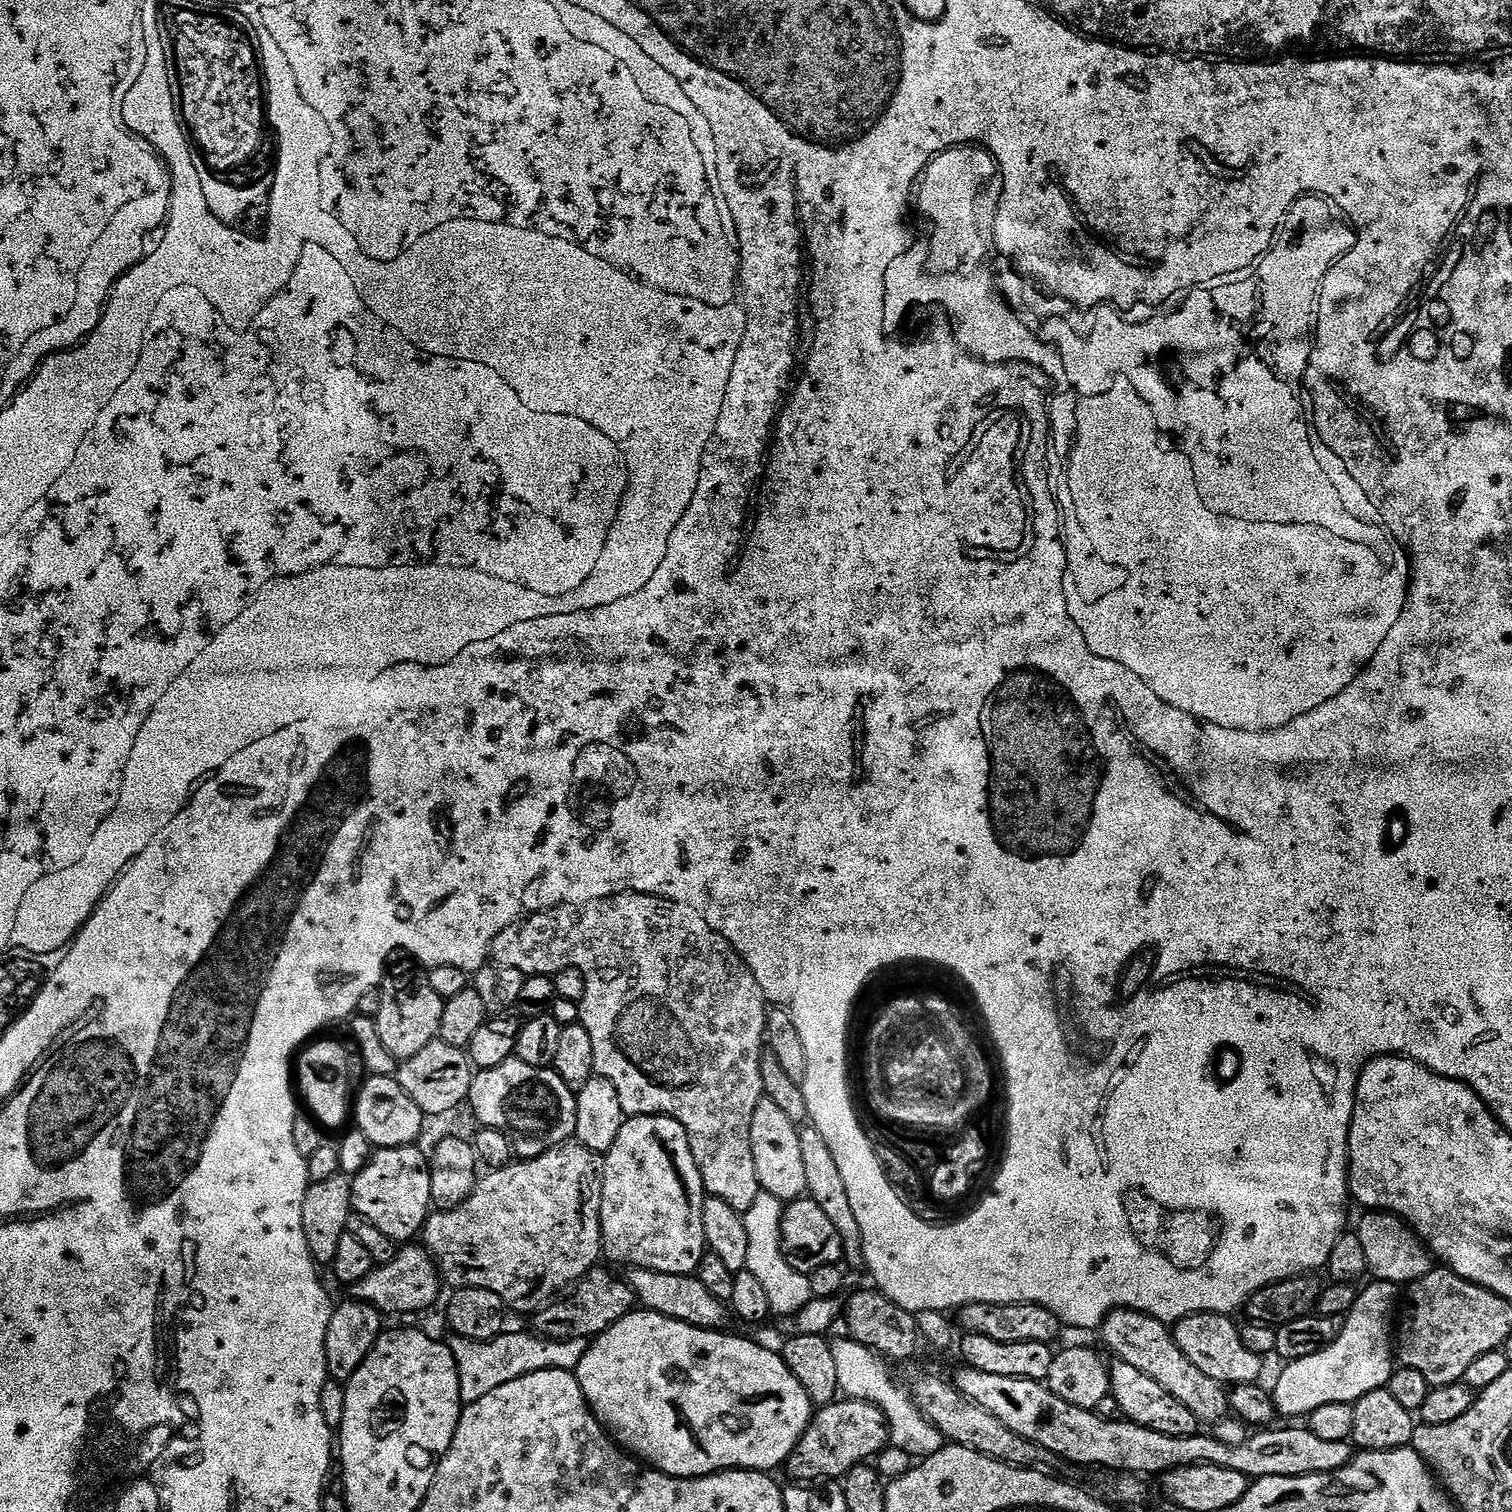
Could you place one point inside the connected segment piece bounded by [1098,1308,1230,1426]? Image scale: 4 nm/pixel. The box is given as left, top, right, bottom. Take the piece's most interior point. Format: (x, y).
(1139, 1340)

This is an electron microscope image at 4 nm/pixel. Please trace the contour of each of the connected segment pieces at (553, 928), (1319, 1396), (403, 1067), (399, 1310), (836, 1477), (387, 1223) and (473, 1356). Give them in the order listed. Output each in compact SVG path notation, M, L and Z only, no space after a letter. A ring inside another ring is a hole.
M638 892L607 896L605 900L591 900L588 904L566 904L563 908L537 912L527 917L519 927L513 926L498 934L490 949L490 960L495 967L519 970L529 976L555 977L562 970L577 968L586 978L586 994L579 1003L579 1023L584 1025L594 1045L594 1073L618 1090L618 1102L622 1102L625 1117L669 1116L682 1122L694 1162L702 1174L705 1193L722 1198L722 1202L728 1202L741 1214L754 1206L754 1198L758 1198L761 1191L758 1174L754 1170L754 1150L750 1146L750 1122L754 1118L754 1110L758 1110L760 1101L765 1099L760 1060L766 1051L764 1031L770 1008L765 1001L764 991L758 986L751 970L744 965L742 957L697 912L685 904L675 904L673 900L662 900L659 896L641 896Z
M1376 1280L1356 1297L1342 1326L1342 1334L1326 1350L1310 1358L1289 1360L1283 1365L1276 1388L1271 1389L1277 1413L1307 1417L1308 1413L1334 1402L1353 1405L1376 1388L1383 1388L1394 1371L1394 1336L1388 1332L1388 1319L1398 1312L1397 1285ZM1397 1292L1397 1296L1396 1296ZM1397 1300L1397 1308L1396 1308Z
M439 1038L432 1040L414 1058L403 1061L397 1067L396 1081L414 1098L414 1103L424 1111L425 1117L444 1116L455 1110L459 1104L463 1105L470 1094L474 1065L463 1048L446 1046L446 1042Z
M404 1246L390 1262L373 1267L372 1273L361 1284L351 1285L350 1296L374 1306L385 1317L397 1318L411 1312L423 1314L440 1296L442 1277L435 1260L423 1246Z
M847 1398L837 1399L834 1404L823 1405L813 1415L812 1421L808 1424L808 1429L804 1431L804 1437L798 1442L798 1446L788 1456L786 1471L788 1471L789 1481L792 1482L836 1482L843 1478L854 1466L869 1463L876 1458L887 1447L888 1423L882 1410L865 1400L850 1400Z
M419 1147L381 1148L373 1151L367 1166L352 1181L352 1211L366 1218L386 1238L397 1242L412 1242L421 1235L424 1224L433 1211L430 1178L432 1165L429 1157L419 1152Z
M508 1330L494 1337L491 1342L467 1340L457 1335L453 1335L451 1339L450 1347L460 1379L460 1399L464 1404L478 1402L478 1398L490 1394L490 1390L498 1390L498 1386L506 1386L506 1382L514 1382L514 1378L522 1378L538 1370L557 1368L572 1372L578 1362L582 1362L582 1354L586 1354L589 1345L587 1339L546 1340L528 1330Z

